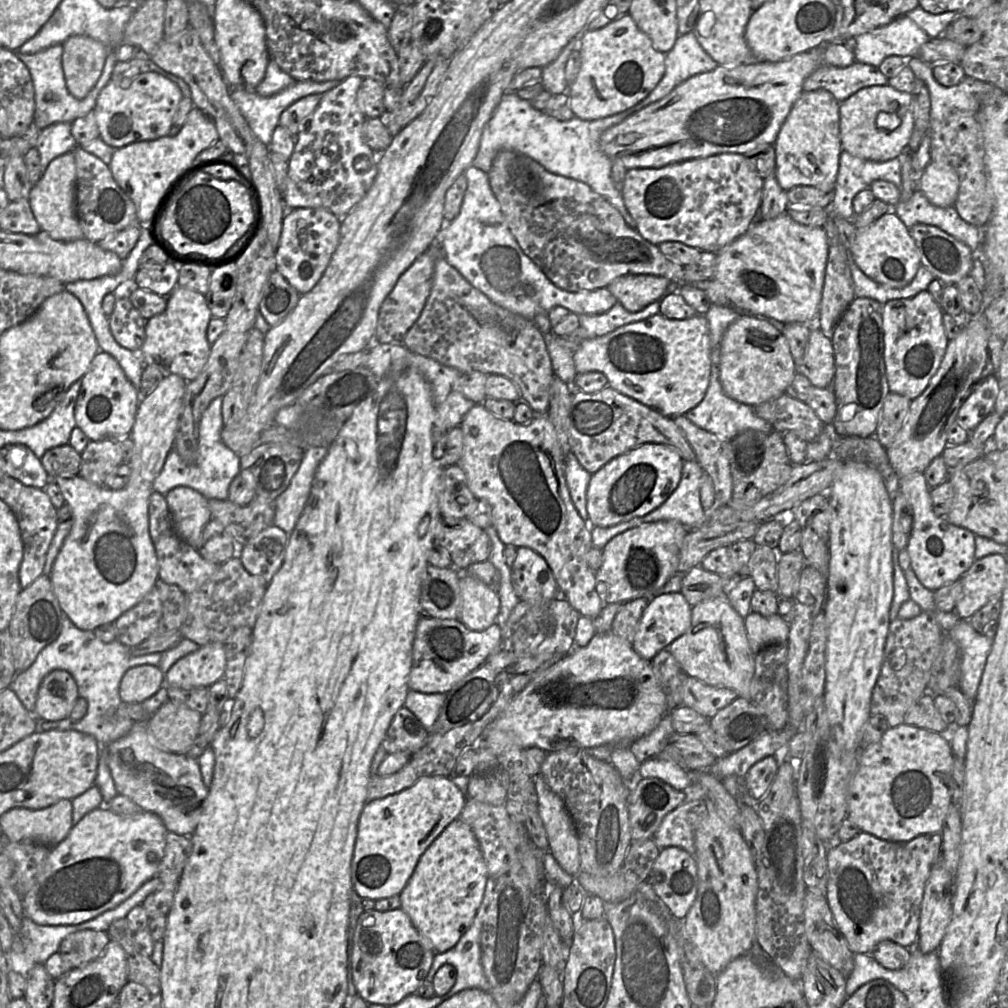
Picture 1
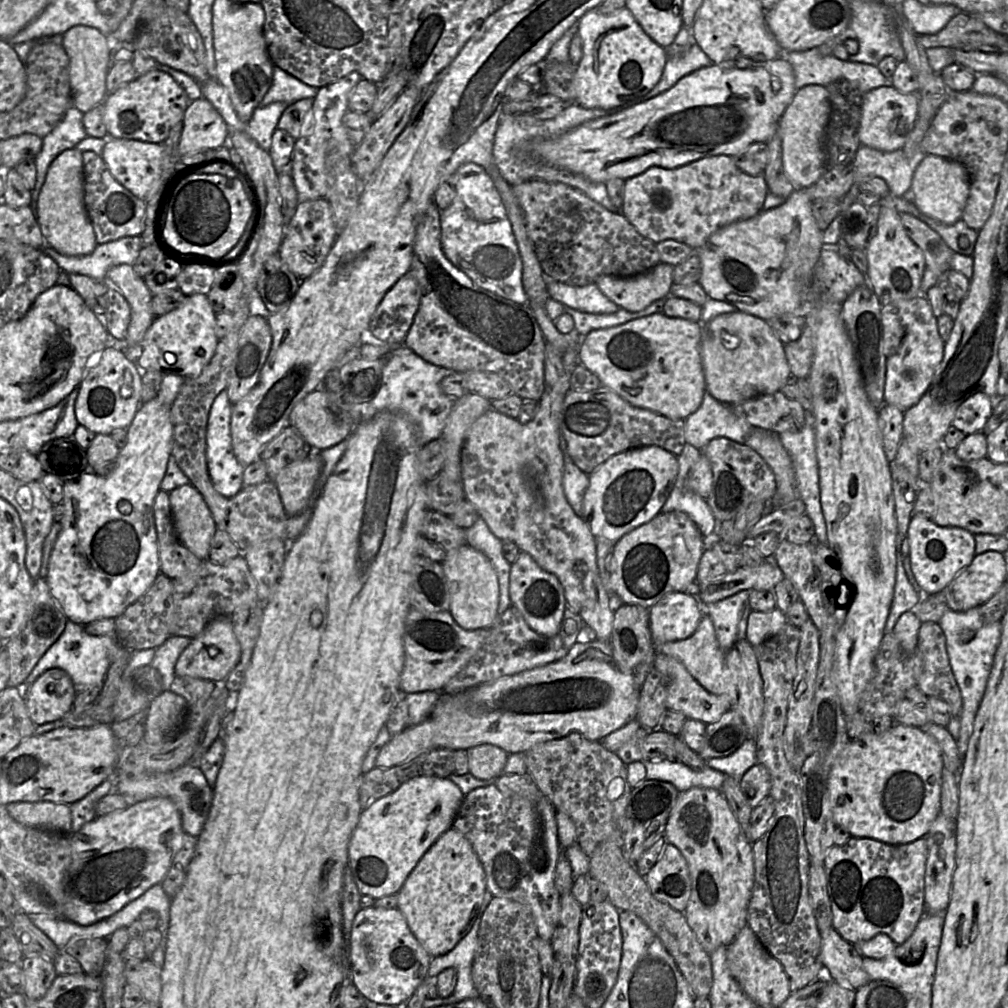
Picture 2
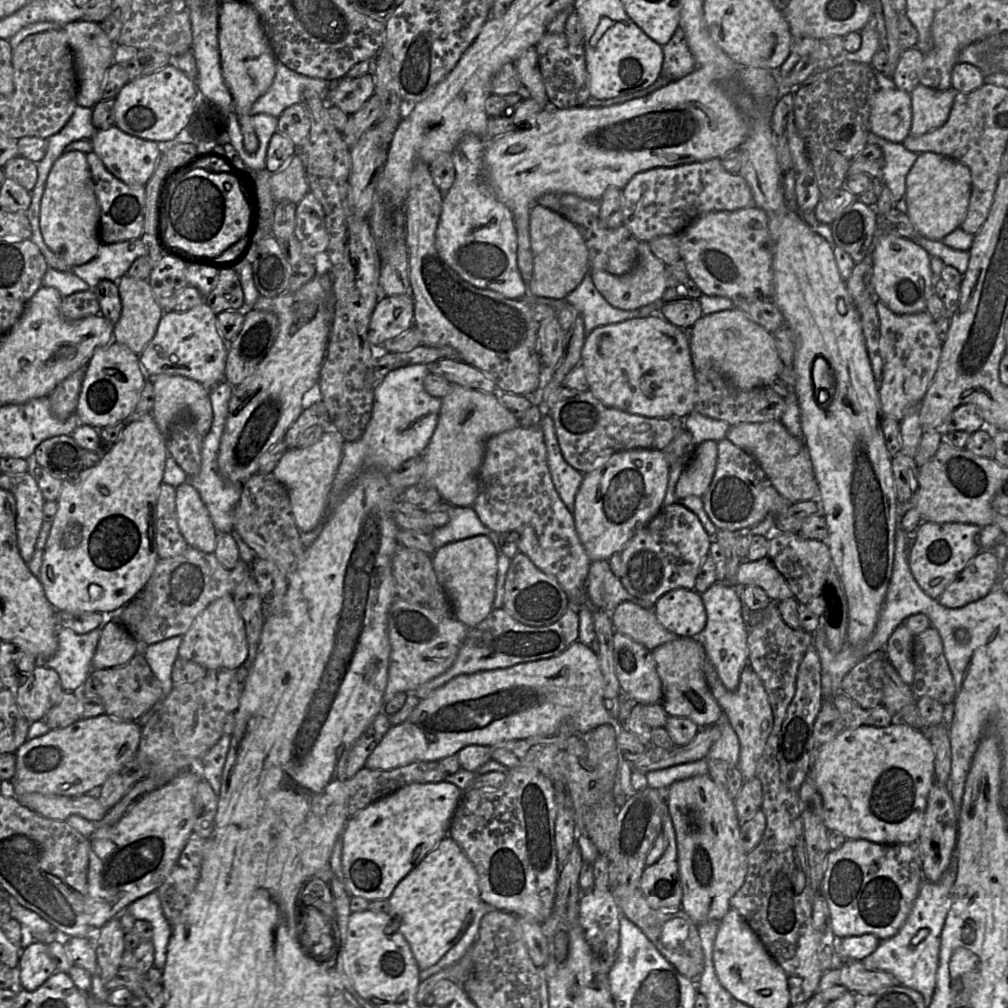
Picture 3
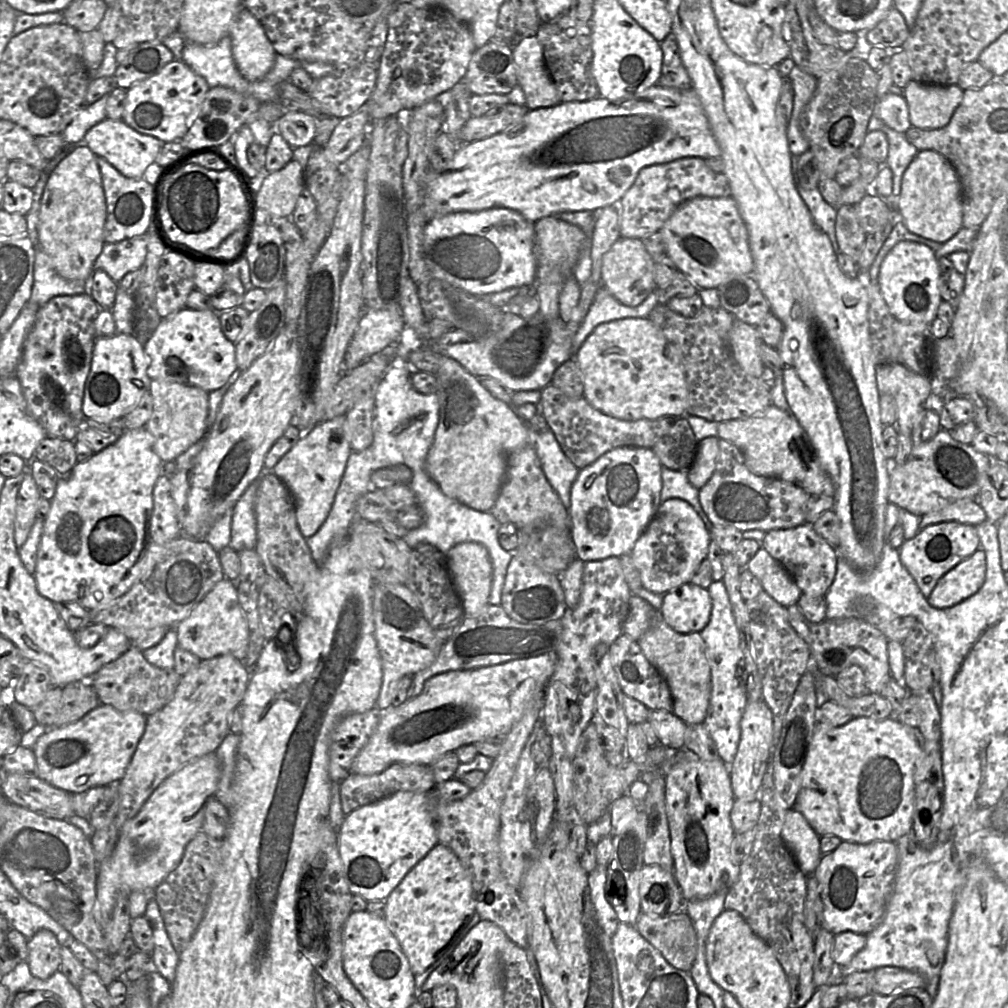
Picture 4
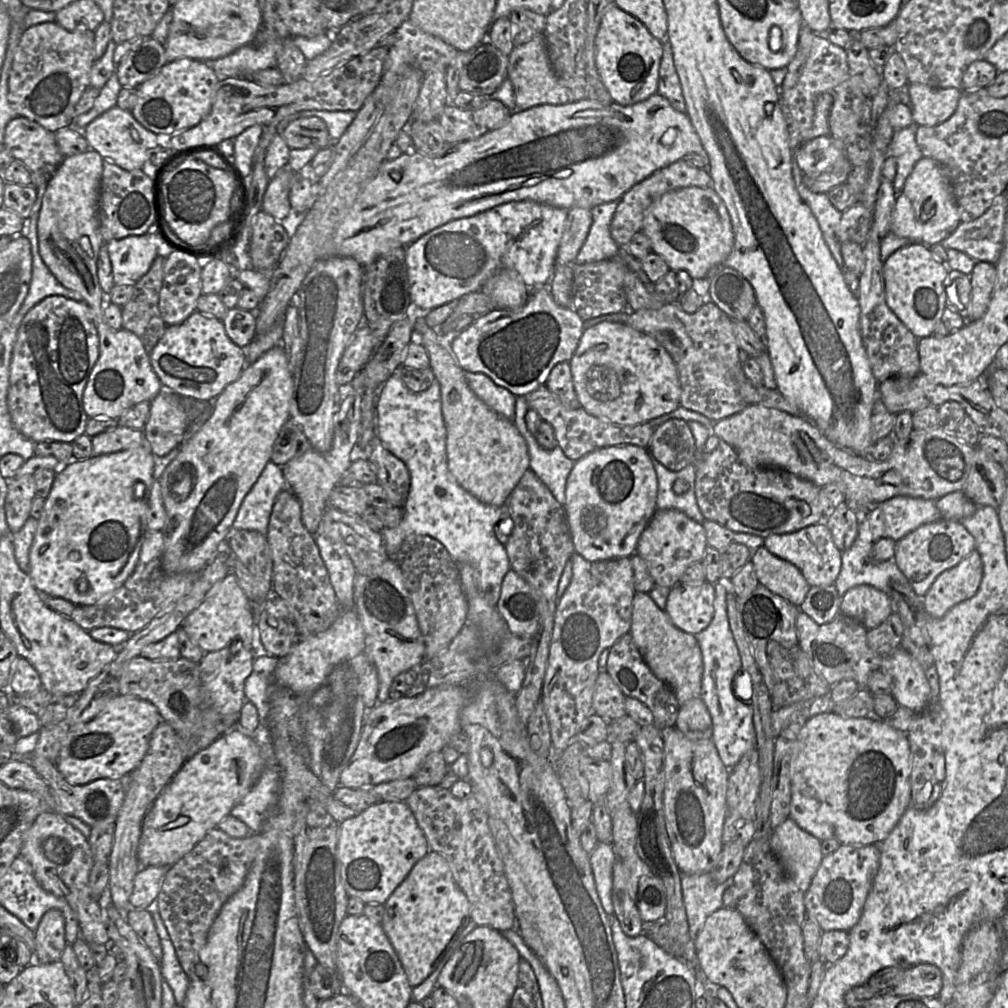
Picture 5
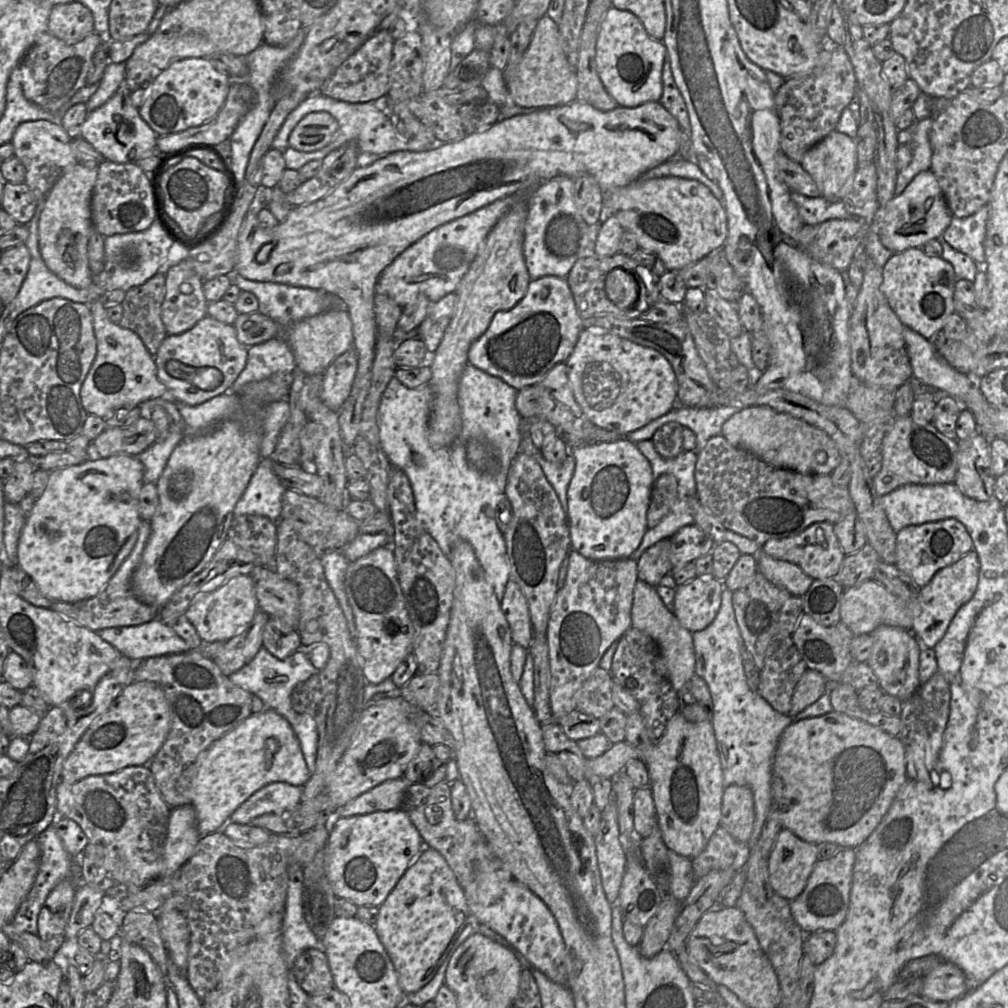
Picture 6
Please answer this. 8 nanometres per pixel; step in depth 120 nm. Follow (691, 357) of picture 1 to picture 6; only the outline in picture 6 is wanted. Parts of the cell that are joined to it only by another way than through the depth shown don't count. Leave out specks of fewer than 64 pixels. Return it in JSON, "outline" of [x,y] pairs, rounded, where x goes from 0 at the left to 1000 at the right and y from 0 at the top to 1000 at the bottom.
{"outline":[[[587,322],[574,332],[570,345],[560,359],[569,394],[581,415],[600,427],[622,433],[648,417],[661,412],[673,401],[673,380],[664,358],[654,348],[615,334],[604,327]]]}

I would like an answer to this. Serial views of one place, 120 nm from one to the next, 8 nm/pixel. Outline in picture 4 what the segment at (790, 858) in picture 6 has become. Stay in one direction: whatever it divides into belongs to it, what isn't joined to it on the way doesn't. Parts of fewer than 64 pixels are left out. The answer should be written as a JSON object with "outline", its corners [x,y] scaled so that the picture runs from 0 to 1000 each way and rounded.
{"outline":[[[789,803],[781,806],[775,829],[794,863],[800,869],[805,869],[816,848],[814,846],[814,830],[797,808]]]}

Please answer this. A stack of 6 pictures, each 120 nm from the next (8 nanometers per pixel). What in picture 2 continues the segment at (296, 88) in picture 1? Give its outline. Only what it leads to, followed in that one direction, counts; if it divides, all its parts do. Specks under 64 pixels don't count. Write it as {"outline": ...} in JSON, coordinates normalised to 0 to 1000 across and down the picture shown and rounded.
{"outline":[[[272,101],[263,106],[255,106],[242,131],[266,151],[269,147],[271,131],[275,127],[280,112],[286,105],[283,101]]]}

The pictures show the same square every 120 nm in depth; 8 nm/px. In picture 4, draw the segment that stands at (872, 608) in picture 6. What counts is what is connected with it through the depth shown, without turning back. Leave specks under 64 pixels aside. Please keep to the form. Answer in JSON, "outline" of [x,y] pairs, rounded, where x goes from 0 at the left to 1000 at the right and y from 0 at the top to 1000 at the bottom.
{"outline":[[[970,545],[932,574],[920,593],[924,601],[938,604],[969,588],[978,574],[978,550]]]}

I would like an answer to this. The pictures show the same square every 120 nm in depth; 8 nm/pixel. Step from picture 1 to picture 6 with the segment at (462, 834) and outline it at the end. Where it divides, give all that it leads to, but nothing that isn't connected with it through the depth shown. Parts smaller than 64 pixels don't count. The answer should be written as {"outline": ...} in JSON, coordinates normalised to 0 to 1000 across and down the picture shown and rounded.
{"outline":[[[422,838],[376,899],[371,917],[403,986],[414,984],[429,972],[465,910],[460,883],[448,861],[436,844]]]}

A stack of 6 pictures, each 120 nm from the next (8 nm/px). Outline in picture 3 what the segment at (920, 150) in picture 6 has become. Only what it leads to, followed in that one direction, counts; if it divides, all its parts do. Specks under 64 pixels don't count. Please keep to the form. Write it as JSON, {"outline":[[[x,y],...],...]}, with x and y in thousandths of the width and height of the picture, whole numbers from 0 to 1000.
{"outline":[[[862,131],[861,143],[871,144],[877,153],[877,164],[873,179],[880,185],[887,199],[892,199],[898,193],[899,175],[909,160],[911,153],[902,150],[895,142],[883,141]]]}

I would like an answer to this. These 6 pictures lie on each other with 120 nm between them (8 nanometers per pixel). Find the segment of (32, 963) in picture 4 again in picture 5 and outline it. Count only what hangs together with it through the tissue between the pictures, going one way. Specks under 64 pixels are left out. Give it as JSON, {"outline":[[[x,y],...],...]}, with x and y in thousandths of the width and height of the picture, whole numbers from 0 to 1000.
{"outline":[[[57,902],[47,904],[34,927],[34,954],[49,956],[59,953],[66,938],[63,906]]]}

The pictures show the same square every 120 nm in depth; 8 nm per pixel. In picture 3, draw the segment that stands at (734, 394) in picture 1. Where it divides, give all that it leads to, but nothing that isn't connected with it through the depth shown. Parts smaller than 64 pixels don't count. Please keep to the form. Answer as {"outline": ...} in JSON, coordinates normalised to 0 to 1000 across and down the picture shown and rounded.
{"outline":[[[732,305],[697,313],[683,328],[690,368],[708,367],[733,386],[763,384],[778,364],[768,332]]]}

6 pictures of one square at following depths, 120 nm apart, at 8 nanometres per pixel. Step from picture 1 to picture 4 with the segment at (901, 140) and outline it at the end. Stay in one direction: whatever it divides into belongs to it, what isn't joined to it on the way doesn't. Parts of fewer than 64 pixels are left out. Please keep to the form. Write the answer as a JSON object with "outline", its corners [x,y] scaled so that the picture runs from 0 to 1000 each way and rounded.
{"outline":[[[880,92],[873,96],[867,106],[866,114],[880,126],[899,132],[904,126],[900,101],[896,94]]]}

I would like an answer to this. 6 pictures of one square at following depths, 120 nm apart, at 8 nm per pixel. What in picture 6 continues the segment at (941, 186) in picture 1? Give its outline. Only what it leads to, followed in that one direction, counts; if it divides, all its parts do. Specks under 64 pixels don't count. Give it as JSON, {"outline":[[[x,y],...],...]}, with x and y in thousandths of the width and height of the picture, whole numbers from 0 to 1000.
{"outline":[[[922,168],[911,172],[894,192],[870,208],[870,218],[864,221],[864,228],[870,230],[880,247],[891,251],[905,245],[915,246],[923,237],[936,233],[944,214],[931,180]]]}

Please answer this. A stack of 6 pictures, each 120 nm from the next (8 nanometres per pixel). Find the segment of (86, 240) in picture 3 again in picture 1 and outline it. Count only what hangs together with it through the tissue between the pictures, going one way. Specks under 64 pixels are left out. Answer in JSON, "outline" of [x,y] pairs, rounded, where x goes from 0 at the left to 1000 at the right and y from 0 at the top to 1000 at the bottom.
{"outline":[[[70,150],[49,162],[38,181],[32,185],[28,199],[40,227],[52,237],[68,240],[83,236],[75,210],[75,163]]]}

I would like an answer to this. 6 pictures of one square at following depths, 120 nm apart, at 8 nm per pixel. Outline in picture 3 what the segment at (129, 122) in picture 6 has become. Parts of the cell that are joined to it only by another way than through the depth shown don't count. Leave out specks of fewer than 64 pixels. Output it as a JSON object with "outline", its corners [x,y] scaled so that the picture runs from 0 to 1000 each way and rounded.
{"outline":[[[115,124],[107,128],[95,129],[90,139],[92,151],[110,173],[129,185],[144,185],[154,169],[159,154],[156,141],[126,133]]]}

